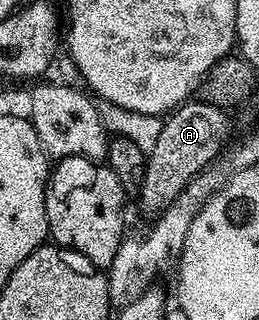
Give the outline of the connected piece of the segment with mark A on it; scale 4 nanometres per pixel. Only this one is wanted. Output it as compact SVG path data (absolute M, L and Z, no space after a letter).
M192 99L163 118L164 126L157 131L152 149L150 145L147 150L146 179L142 179L138 194L140 205L146 212L152 213L151 215L159 214L160 210L166 208L188 186L197 173L204 172L219 158L216 156L220 152L225 152L229 144L228 132L232 129L232 121L228 117L231 116L217 105Z

